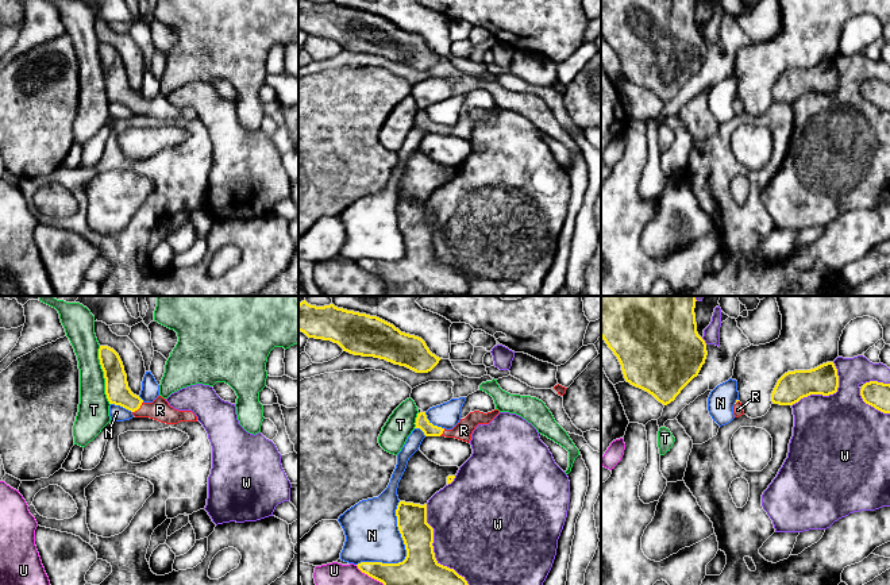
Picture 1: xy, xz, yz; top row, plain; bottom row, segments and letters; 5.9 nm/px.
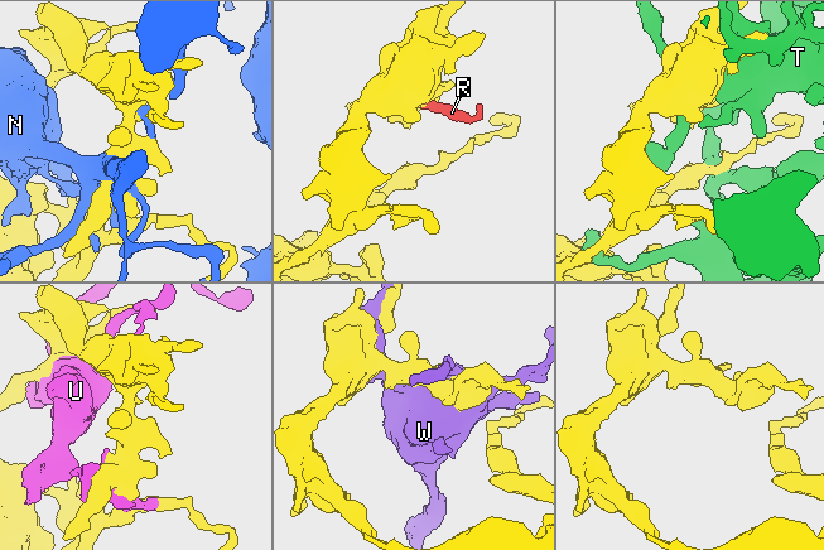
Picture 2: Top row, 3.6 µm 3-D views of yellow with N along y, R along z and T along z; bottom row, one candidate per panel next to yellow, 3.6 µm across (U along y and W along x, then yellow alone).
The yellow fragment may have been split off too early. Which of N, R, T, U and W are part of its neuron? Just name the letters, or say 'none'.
R

